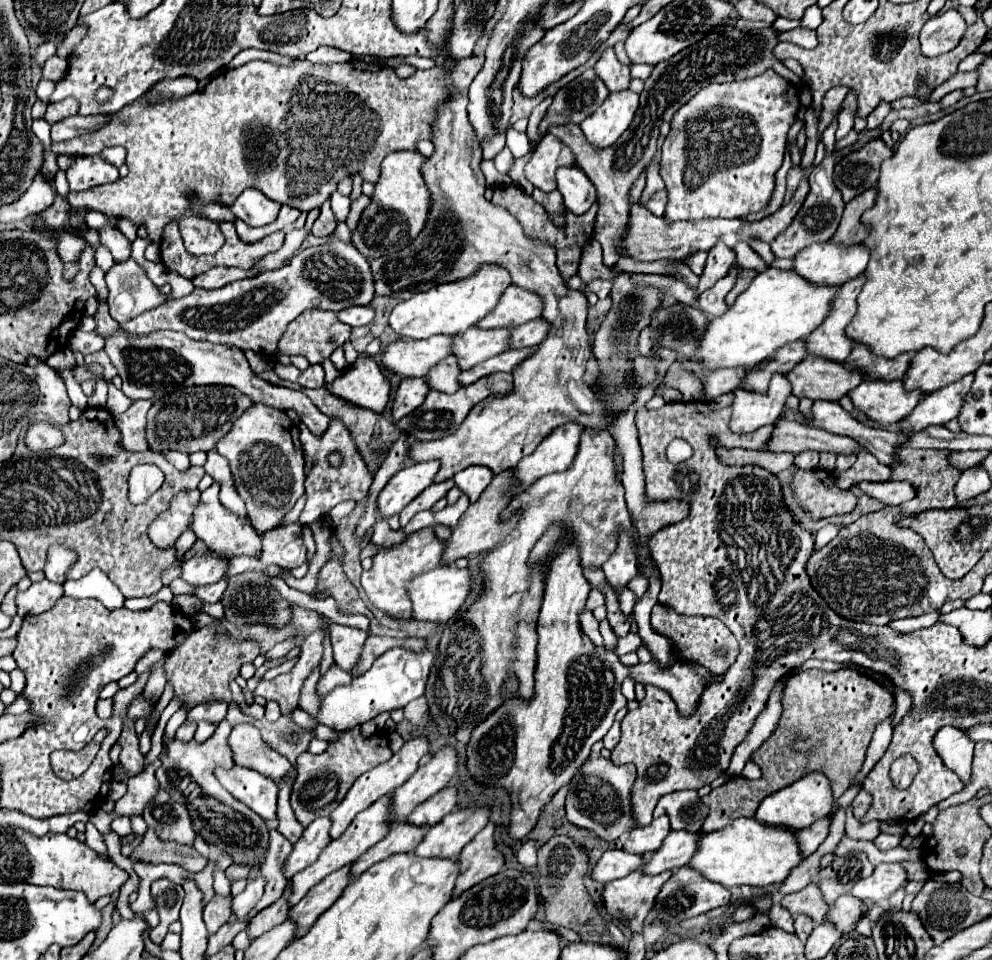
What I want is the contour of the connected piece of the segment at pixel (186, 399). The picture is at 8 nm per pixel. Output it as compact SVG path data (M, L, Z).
M192 386L164 396L162 400L156 400L148 412L146 438L150 440L150 450L160 452L172 448L184 454L212 450L250 406L252 400L232 386Z

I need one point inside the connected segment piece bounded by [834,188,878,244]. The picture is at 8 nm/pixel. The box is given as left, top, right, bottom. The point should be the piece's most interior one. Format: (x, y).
(852, 230)

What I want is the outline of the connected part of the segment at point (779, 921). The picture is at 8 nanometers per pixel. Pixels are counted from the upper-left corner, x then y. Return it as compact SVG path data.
M774 903L769 911L769 918L772 926L782 928L787 932L794 933L794 919L790 916L790 912L781 904Z

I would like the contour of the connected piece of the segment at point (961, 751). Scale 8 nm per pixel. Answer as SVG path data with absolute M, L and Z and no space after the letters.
M944 726L934 736L934 748L944 760L944 764L954 770L964 784L972 778L972 752L975 747L974 740L970 740L962 730L954 726Z

